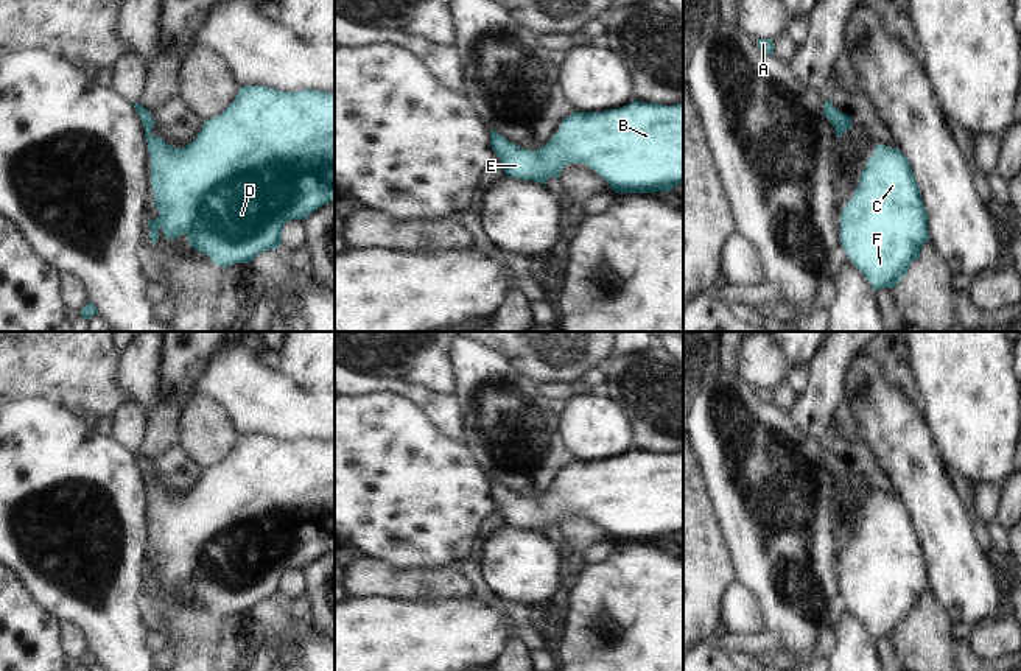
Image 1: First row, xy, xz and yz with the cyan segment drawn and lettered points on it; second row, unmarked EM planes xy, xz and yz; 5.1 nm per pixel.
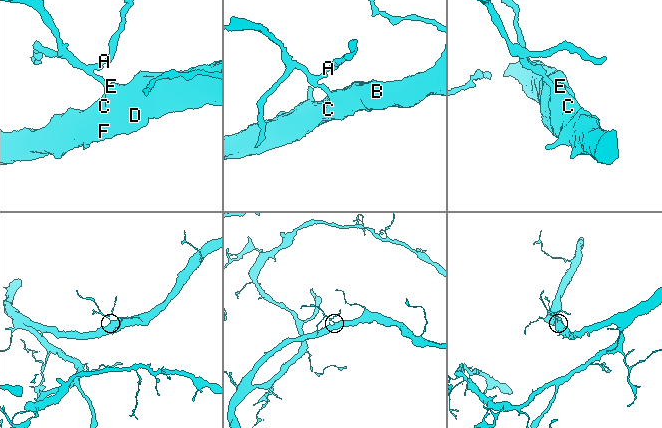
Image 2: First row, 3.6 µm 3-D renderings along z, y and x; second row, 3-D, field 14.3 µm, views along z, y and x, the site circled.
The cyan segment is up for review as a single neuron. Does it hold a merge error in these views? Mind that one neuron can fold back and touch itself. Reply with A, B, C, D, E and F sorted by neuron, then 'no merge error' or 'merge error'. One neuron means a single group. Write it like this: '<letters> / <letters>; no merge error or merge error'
A B C D E F; no merge error

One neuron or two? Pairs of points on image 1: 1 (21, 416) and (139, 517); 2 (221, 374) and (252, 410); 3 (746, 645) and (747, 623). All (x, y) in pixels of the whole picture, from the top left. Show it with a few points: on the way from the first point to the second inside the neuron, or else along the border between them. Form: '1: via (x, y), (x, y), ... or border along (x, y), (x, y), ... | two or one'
1: via (50, 446), (81, 477), (95, 478), (109, 488) | one
2: via (231, 383), (248, 400) | one
3: border along (721, 626), (747, 635), (768, 631) | two

